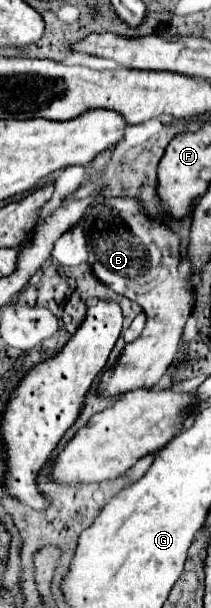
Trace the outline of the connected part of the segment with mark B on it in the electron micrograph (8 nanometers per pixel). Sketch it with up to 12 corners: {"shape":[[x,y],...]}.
{"shape":[[112,198],[86,220],[90,266],[148,314],[98,384],[120,398],[176,360],[194,290],[178,236]]}

